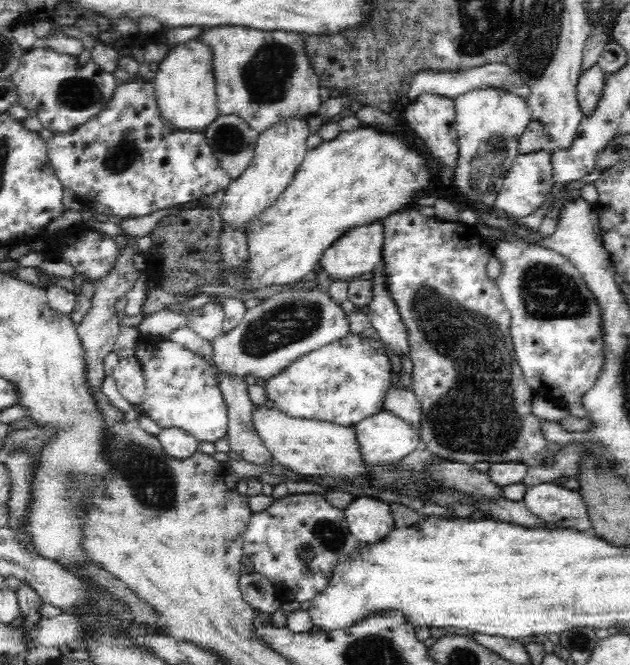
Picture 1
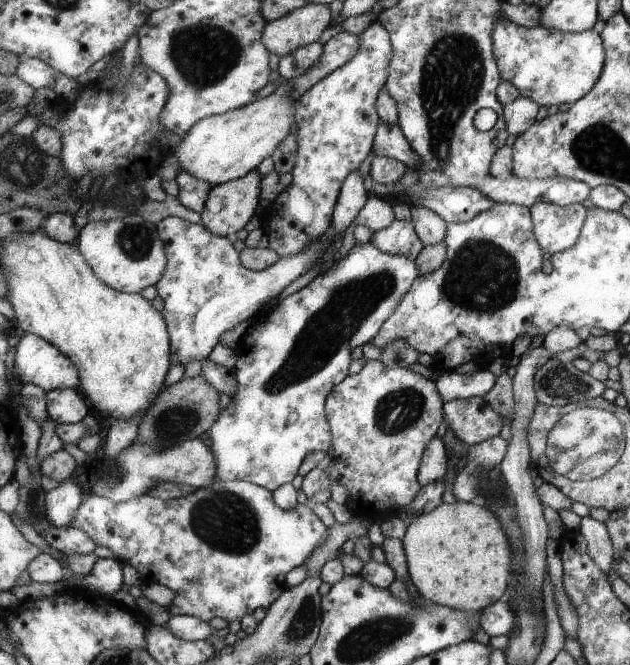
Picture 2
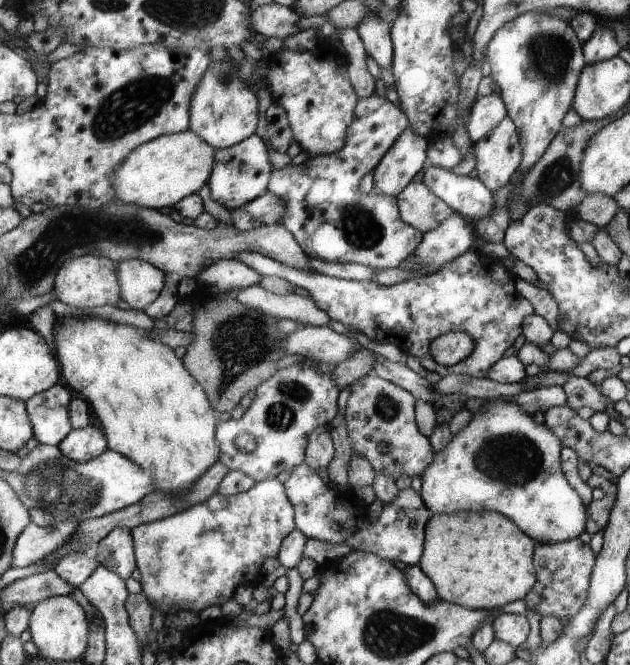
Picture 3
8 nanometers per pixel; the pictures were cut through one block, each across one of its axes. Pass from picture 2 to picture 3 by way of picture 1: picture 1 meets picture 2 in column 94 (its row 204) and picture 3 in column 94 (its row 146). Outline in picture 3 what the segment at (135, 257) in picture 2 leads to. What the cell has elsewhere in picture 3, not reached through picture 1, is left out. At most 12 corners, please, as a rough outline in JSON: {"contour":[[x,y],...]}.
{"contour":[[86,253],[57,276],[58,298],[76,308],[122,299],[119,264]]}

